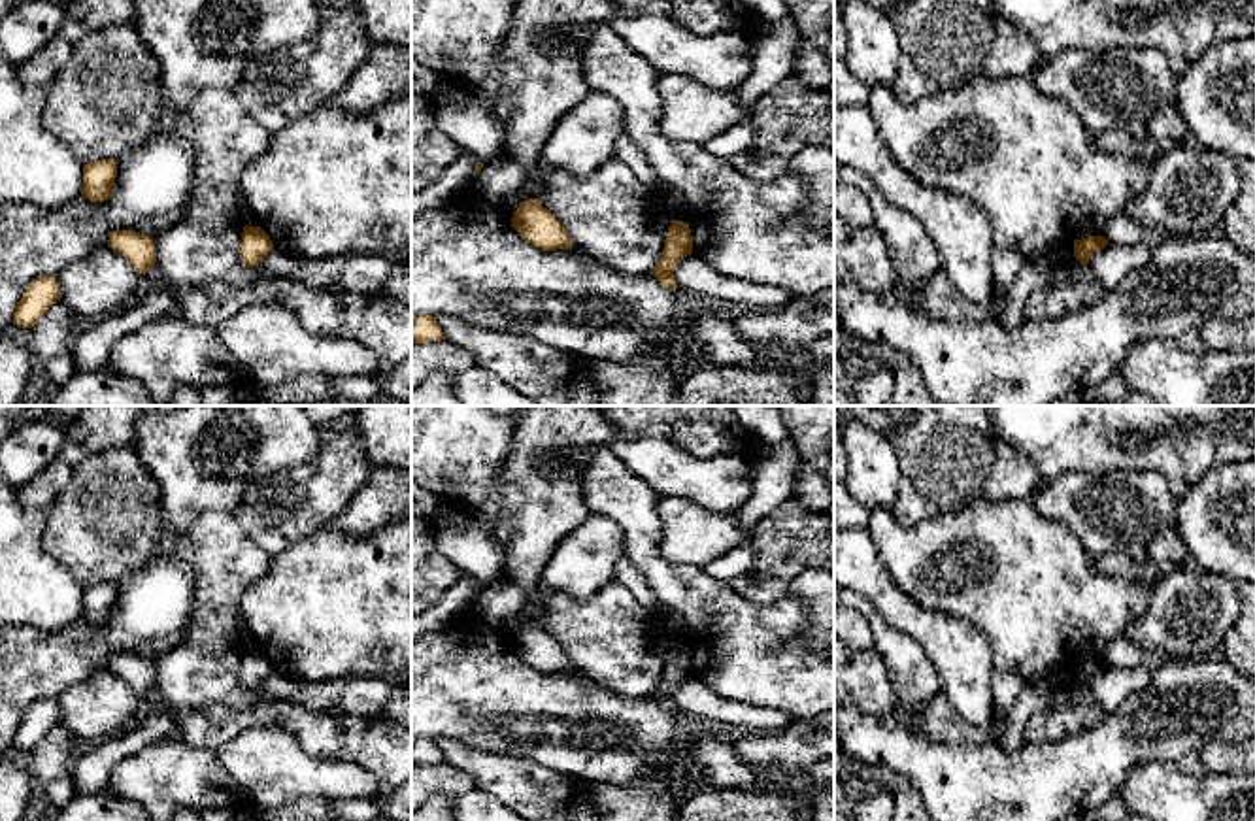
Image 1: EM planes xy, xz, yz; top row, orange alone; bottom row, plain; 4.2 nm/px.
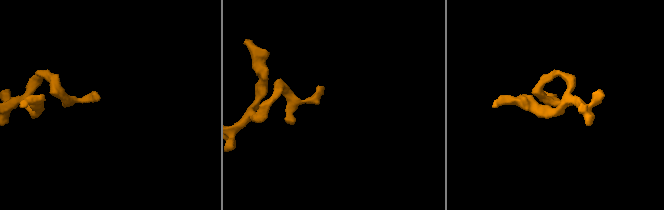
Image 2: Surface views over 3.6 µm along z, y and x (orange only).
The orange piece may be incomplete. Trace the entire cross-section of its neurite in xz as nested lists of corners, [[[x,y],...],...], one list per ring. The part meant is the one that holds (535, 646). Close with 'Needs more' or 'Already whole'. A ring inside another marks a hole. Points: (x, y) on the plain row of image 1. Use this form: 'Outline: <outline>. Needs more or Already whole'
Outline: [[[540,621],[521,625],[513,634],[511,649],[523,662],[544,674],[574,670],[566,651],[547,630],[542,628]]]. Already whole

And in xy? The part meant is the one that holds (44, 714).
Outline: [[[36,700],[15,729],[13,747],[32,751],[57,723],[60,723],[60,706],[57,700]]]. Already whole

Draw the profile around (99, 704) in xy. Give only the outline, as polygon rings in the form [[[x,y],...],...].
[[[104,668],[57,696],[60,721],[85,742],[98,742],[117,730],[142,708],[123,678]]]

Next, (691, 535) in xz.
[[[661,496],[661,557],[676,564],[702,568],[744,540],[751,540],[753,530],[742,530],[738,511],[715,513],[689,498]]]

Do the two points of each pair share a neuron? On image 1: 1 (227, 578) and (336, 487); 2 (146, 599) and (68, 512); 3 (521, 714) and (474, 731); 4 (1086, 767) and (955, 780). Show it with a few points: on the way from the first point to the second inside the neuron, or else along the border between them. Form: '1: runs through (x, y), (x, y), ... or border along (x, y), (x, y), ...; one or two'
1: border along (233, 516), (242, 531), (270, 557); two
2: border along (163, 553), (127, 570), (116, 582); two
3: runs through (510, 714), (491, 714), (485, 720); one
4: runs through (1054, 780), (987, 780); one

